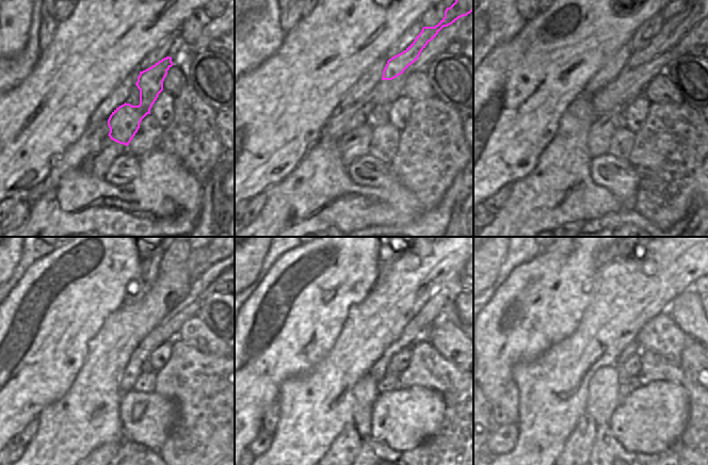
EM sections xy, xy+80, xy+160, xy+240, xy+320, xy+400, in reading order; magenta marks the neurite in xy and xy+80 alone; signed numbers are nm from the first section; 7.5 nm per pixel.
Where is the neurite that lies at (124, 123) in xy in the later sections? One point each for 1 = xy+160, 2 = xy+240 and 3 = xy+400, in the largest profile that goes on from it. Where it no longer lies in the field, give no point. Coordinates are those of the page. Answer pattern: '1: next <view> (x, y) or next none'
1: next xy+160 (673, 29)
2: next xy+240 (212, 258)
3: next none

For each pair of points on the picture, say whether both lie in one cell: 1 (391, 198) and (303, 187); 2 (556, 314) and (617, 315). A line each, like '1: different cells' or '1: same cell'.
1: same cell
2: different cells

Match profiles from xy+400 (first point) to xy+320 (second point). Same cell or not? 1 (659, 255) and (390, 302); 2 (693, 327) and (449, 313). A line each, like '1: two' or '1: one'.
1: one
2: one

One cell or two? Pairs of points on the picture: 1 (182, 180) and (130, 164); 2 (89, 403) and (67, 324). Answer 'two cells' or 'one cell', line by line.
1: two cells
2: two cells

